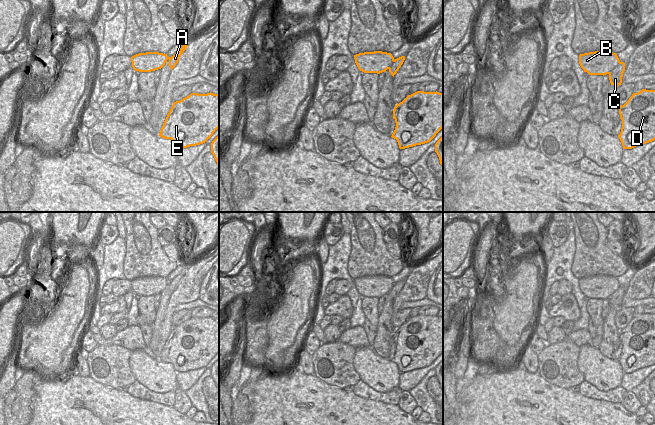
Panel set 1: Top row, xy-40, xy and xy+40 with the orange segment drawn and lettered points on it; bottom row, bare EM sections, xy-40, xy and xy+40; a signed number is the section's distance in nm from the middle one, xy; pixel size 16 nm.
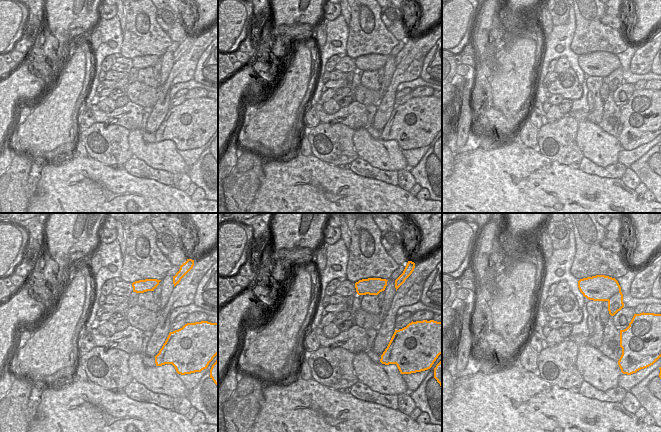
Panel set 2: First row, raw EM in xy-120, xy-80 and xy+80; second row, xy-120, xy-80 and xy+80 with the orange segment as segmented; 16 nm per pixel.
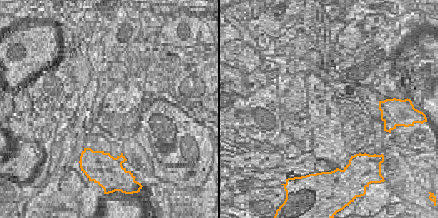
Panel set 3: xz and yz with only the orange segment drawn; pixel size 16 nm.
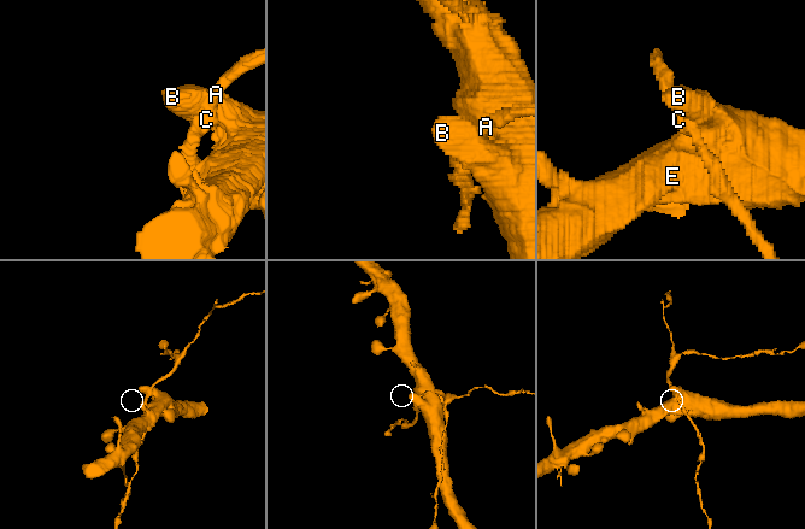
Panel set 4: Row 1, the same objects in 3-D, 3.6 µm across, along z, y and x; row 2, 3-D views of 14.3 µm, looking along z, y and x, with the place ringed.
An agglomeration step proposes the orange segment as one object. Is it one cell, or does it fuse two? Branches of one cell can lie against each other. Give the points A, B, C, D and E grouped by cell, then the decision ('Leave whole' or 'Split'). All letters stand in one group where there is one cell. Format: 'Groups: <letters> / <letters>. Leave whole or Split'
Groups: A C / B D E. Split.

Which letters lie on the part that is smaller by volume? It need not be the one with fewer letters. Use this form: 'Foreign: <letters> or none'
Foreign: A, C

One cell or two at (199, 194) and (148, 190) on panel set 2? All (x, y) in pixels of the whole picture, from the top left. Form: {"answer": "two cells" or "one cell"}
{"answer": "two cells"}

